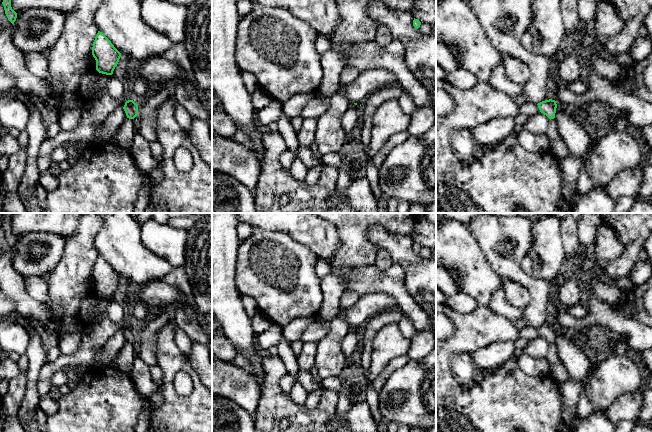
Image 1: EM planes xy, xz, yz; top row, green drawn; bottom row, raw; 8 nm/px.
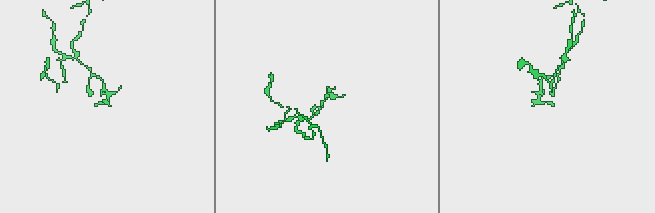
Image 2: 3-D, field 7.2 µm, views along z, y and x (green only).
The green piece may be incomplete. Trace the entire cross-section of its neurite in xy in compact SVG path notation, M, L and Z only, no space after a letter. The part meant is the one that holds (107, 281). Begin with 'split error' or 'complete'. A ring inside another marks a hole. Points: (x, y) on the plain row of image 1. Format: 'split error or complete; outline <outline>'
complete; outline M98 255L93 266L92 279L96 284L96 294L106 299L113 298L121 281L121 277L100 255Z

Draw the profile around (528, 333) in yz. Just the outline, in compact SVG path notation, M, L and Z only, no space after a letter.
M527 326L523 329L518 329L518 338L526 339L528 341L538 338L540 336L538 329Z

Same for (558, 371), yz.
M555 343L550 344L549 352L546 357L550 365L551 375L559 383L565 382L569 379L567 369L562 363Z

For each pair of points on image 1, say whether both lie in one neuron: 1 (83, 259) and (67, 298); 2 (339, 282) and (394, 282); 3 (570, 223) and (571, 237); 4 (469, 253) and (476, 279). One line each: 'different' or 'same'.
1: same
2: same
3: same
4: same

